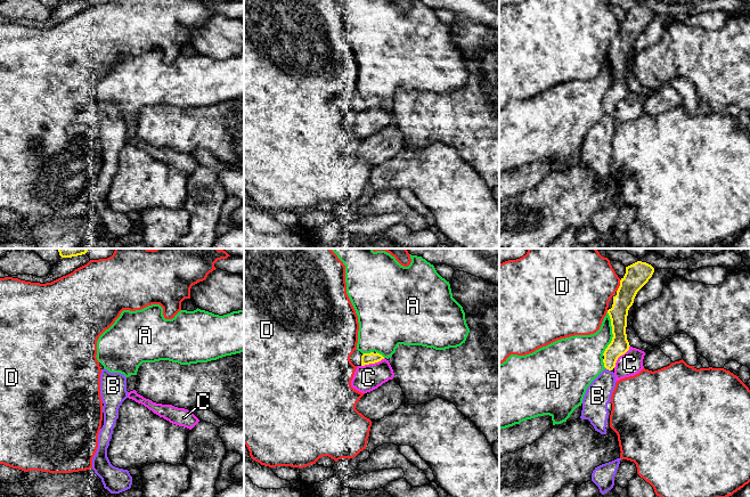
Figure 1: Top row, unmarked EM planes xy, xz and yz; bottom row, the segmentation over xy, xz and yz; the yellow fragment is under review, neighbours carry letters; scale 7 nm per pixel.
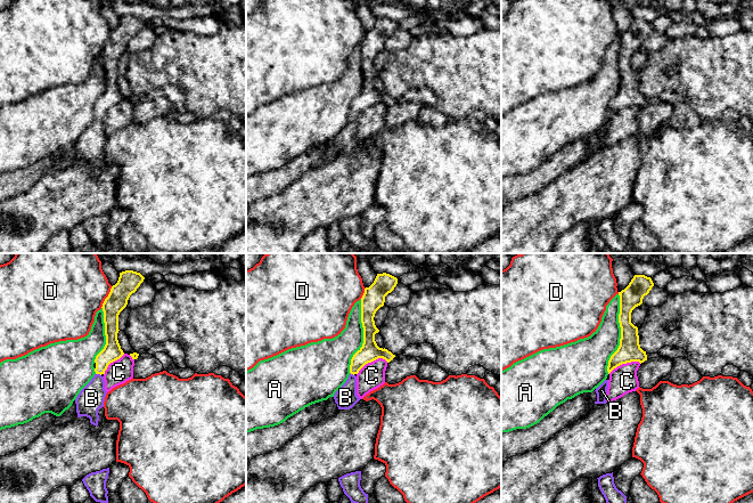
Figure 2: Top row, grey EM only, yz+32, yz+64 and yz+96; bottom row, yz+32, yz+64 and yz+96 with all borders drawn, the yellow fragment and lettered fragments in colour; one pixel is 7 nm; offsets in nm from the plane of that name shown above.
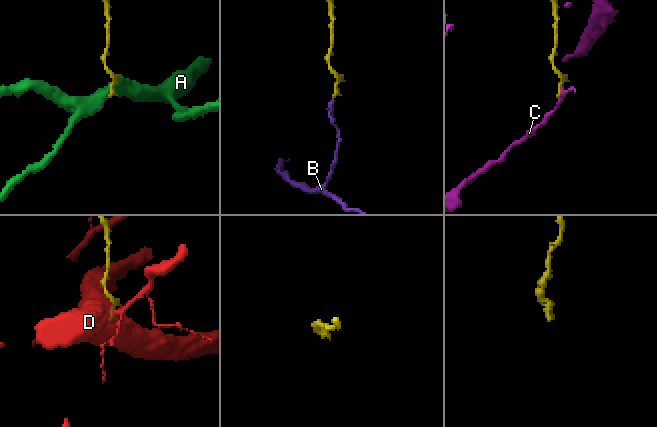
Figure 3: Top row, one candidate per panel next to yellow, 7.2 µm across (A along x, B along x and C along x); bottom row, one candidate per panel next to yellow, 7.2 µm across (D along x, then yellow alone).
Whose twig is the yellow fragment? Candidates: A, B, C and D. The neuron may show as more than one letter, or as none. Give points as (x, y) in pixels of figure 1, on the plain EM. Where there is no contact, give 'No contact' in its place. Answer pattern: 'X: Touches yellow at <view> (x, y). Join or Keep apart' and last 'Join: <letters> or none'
A: Touches yellow at yz (612, 78). Keep apart
B: Touches yellow at yz (608, 113). Join
C: Touches yellow at yz (620, 99). Keep apart
D: Touches yellow at yz (620, 30). Keep apart
Join: B

